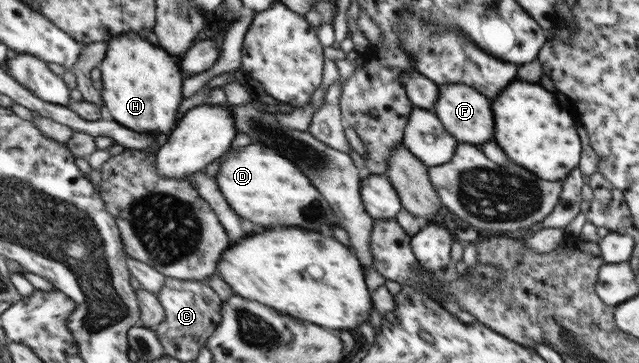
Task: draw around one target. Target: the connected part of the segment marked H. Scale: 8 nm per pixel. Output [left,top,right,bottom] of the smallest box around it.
[102,33,182,136]

